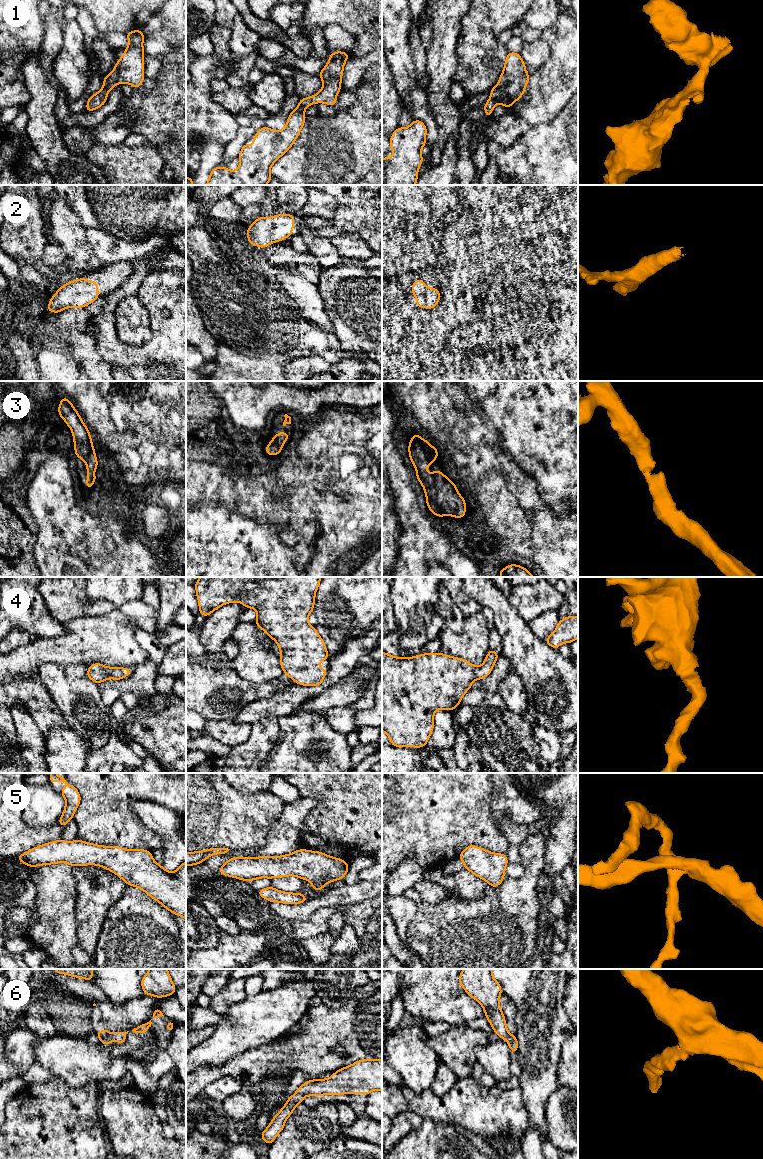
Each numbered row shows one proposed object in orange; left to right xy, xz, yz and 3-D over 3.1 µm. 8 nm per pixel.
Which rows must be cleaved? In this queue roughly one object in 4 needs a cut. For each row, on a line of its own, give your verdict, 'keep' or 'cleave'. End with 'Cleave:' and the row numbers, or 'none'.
1: keep
2: keep
3: keep
4: keep
5: keep
6: keep
Cleave: none

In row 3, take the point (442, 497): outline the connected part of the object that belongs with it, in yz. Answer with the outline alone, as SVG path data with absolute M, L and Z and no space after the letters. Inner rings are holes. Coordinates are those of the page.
M418 434L412 436L407 449L411 463L416 467L417 480L424 488L428 509L438 517L450 515L463 518L466 513L466 503L459 494L457 486L438 470L431 474L425 472L437 459L438 449Z

